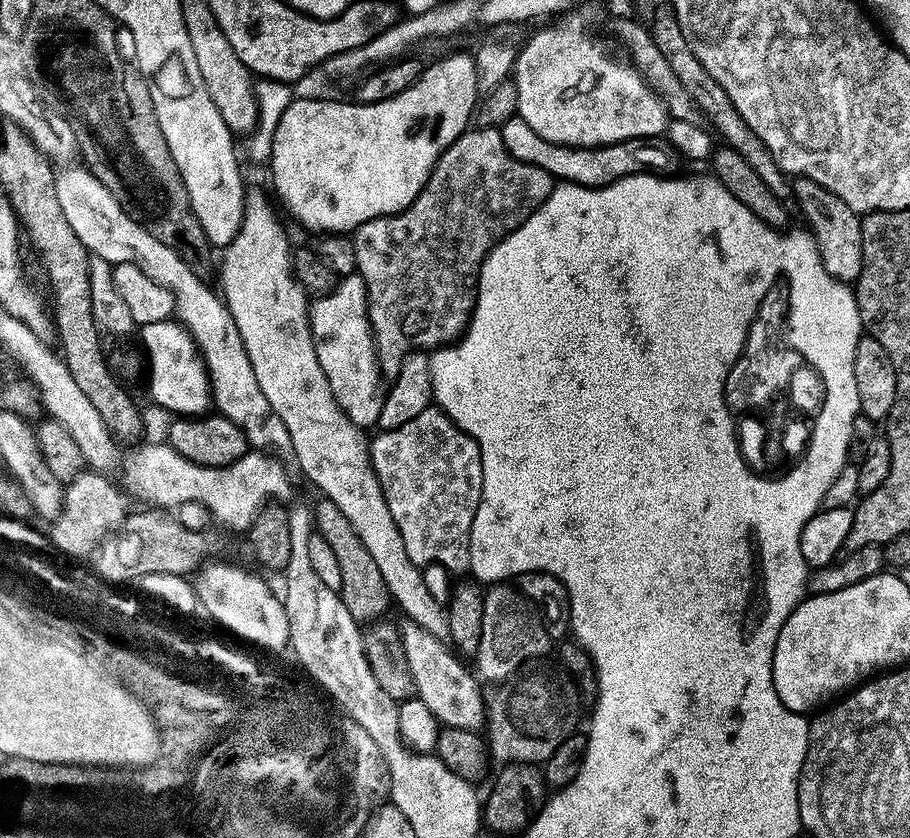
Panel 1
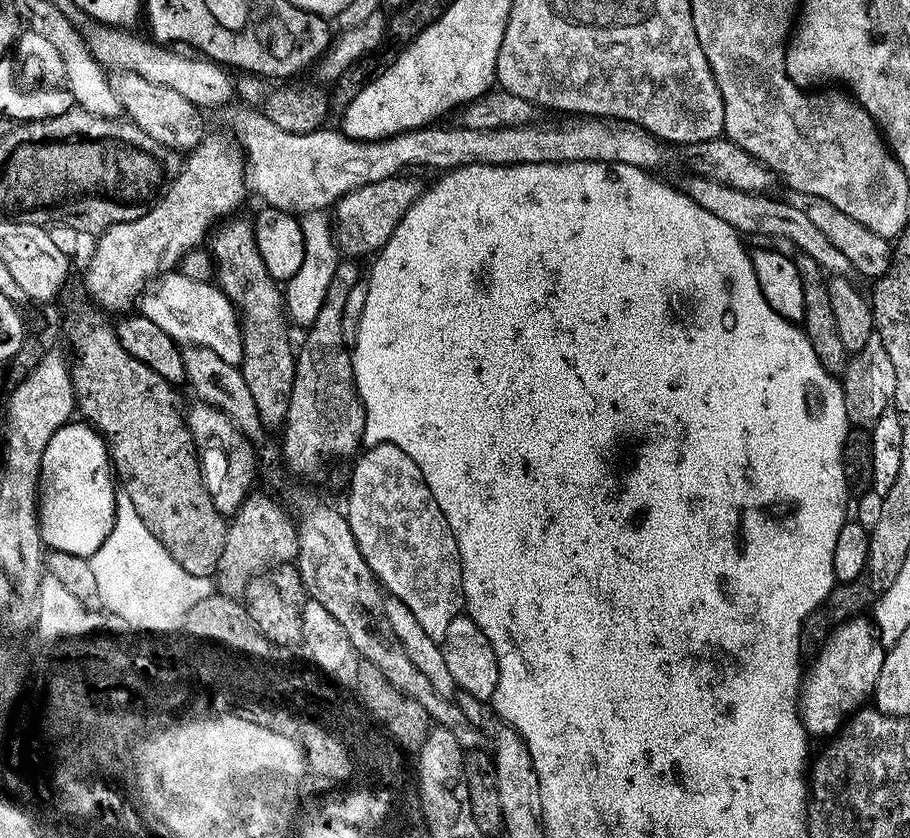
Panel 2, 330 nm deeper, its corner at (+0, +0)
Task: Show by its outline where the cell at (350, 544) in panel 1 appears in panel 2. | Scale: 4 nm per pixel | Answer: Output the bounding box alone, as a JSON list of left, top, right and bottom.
[211,219,296,430]

